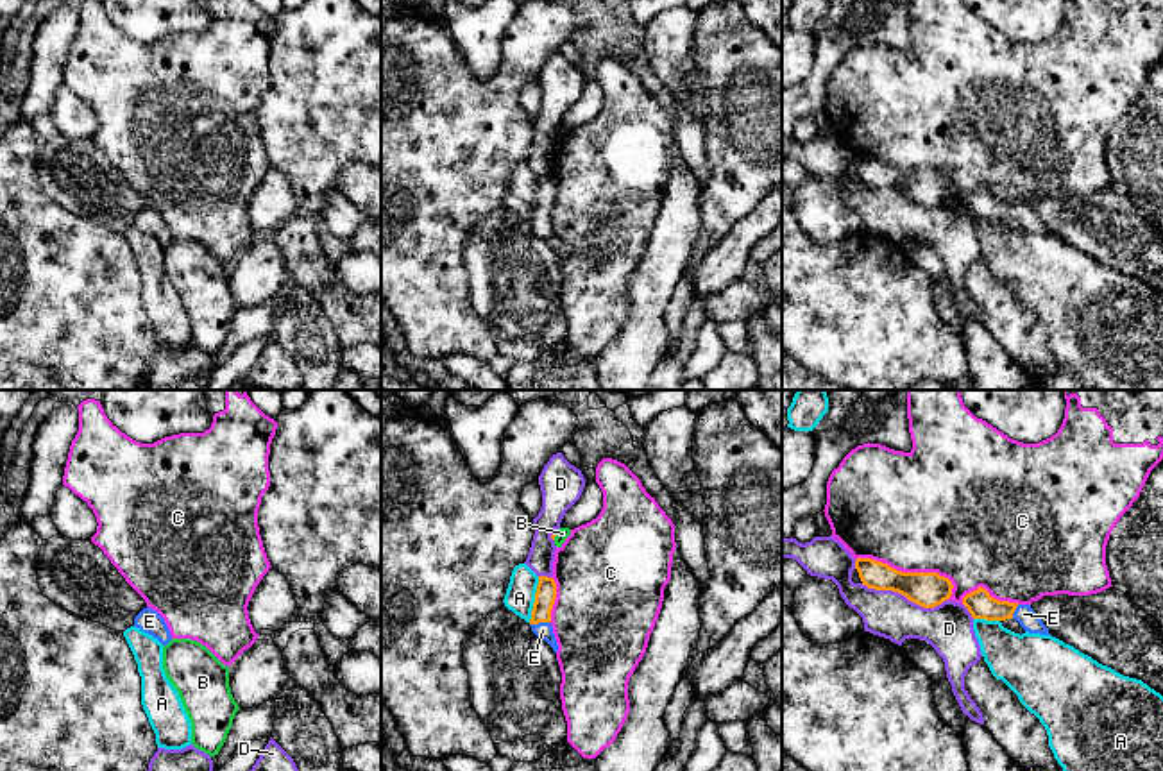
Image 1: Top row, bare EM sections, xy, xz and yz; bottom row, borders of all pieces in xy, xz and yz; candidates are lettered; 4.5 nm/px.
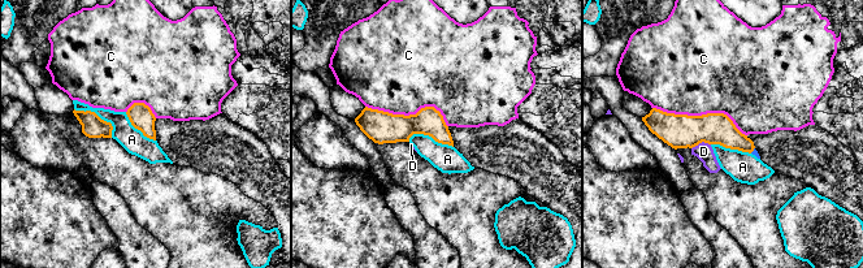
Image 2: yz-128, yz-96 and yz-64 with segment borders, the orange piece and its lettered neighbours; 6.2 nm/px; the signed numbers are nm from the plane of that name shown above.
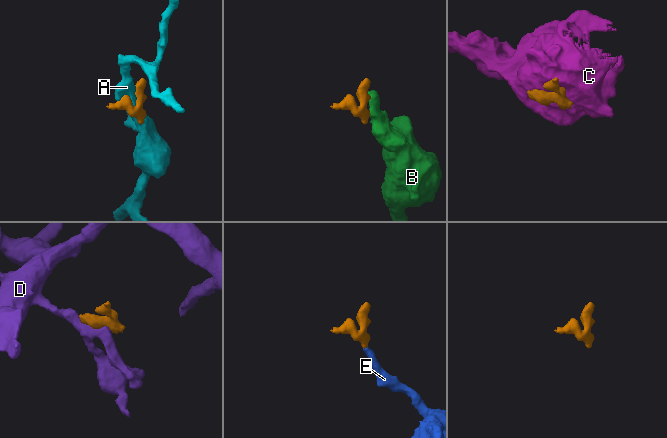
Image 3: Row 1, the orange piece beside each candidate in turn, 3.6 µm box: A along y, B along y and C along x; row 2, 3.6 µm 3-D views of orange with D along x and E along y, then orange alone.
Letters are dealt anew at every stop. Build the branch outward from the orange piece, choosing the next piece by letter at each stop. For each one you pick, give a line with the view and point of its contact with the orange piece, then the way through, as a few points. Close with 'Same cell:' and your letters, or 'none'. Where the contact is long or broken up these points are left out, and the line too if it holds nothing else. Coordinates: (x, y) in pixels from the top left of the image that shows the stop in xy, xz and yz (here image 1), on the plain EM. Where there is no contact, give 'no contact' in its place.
E: contact xz (539, 220); way xz (546, 190), (539, 220), (543, 229)
Same cell: E

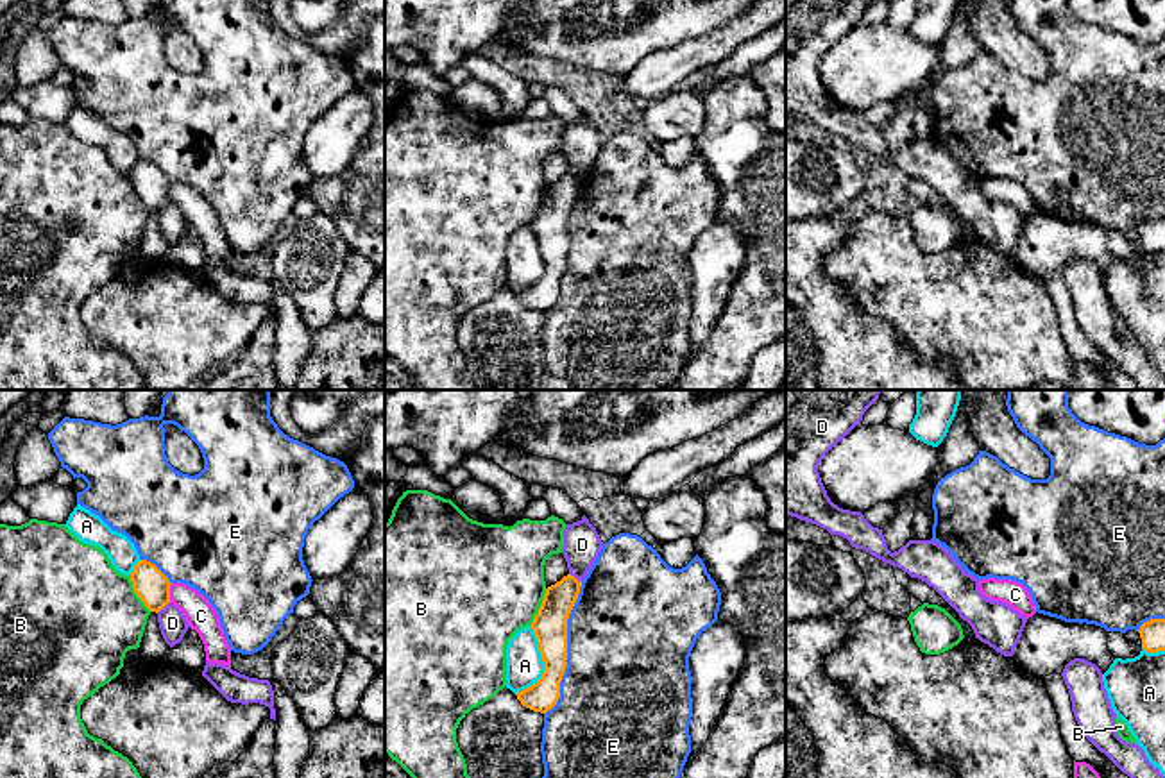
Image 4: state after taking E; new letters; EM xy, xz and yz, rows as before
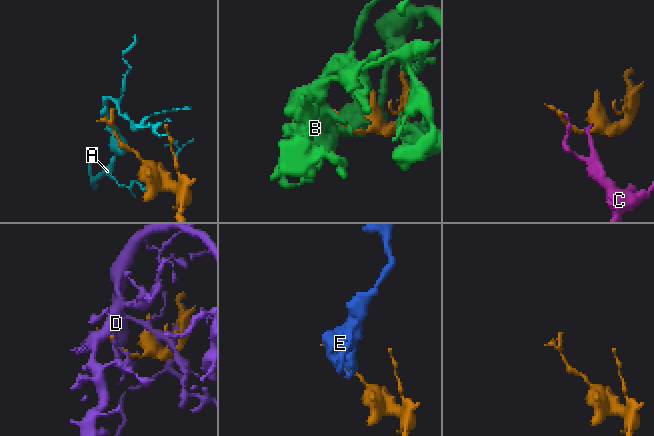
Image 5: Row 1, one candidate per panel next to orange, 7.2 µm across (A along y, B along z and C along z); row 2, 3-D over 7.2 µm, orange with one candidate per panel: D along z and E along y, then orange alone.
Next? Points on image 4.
Same cell: none

